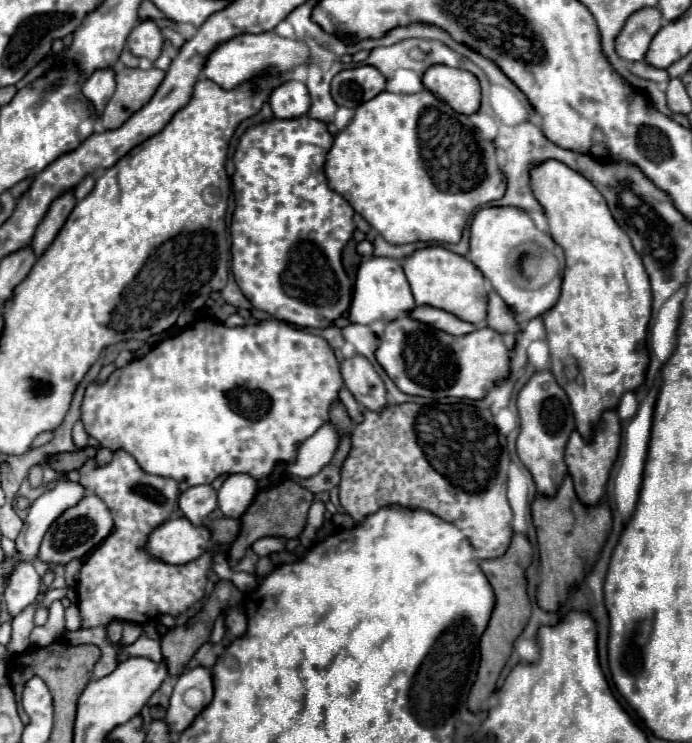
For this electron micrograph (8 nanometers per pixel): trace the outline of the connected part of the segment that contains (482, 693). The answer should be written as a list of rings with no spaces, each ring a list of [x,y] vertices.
[[[514,534],[504,556],[480,562],[480,570],[484,572],[484,576],[488,578],[488,582],[496,594],[496,606],[494,606],[490,622],[480,638],[480,666],[478,666],[476,680],[470,688],[468,700],[466,700],[466,706],[472,712],[478,712],[480,704],[494,692],[498,674],[510,656],[512,642],[524,630],[524,626],[530,618],[530,600],[526,594],[526,576],[524,576],[524,570],[530,564],[530,560],[532,560],[532,546],[530,546],[528,538],[524,534]]]

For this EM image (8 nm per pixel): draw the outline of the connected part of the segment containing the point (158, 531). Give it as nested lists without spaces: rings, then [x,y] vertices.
[[[172,518],[150,532],[144,550],[166,564],[188,564],[202,556],[208,546],[208,528],[194,526],[186,518]]]

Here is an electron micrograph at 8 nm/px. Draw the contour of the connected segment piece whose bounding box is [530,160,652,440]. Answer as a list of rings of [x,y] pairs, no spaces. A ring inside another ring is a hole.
[[[546,160],[530,168],[530,188],[544,208],[552,240],[564,250],[566,256],[562,294],[554,308],[550,308],[542,316],[546,326],[546,340],[550,346],[552,374],[556,376],[556,380],[562,380],[564,390],[570,398],[570,406],[576,418],[576,430],[586,440],[590,440],[602,412],[608,408],[616,408],[624,390],[634,390],[644,382],[649,364],[646,334],[652,316],[650,282],[640,256],[634,252],[626,232],[612,218],[604,196],[580,172],[568,168],[558,160]],[[566,356],[571,356],[571,363],[578,367],[577,382],[568,380],[564,374]]]

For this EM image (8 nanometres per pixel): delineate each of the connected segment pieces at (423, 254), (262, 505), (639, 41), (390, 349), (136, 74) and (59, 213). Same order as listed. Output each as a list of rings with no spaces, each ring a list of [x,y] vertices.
[[[426,246],[414,250],[402,260],[404,274],[412,288],[416,306],[434,306],[446,310],[460,320],[482,324],[486,318],[486,292],[490,290],[488,280],[474,268],[474,264],[442,246]]]
[[[284,478],[282,484],[268,488],[264,492],[260,492],[252,506],[244,512],[244,516],[240,518],[242,522],[242,530],[238,534],[238,540],[234,540],[234,544],[228,548],[228,564],[230,568],[234,568],[246,554],[246,550],[260,538],[264,536],[284,536],[284,538],[298,538],[306,526],[306,514],[310,504],[314,502],[314,494],[306,488],[302,488],[296,480],[292,478]]]
[[[642,8],[642,12],[636,12],[626,22],[626,28],[620,32],[616,40],[616,52],[624,60],[638,62],[646,58],[648,46],[654,38],[654,34],[662,26],[662,14],[658,8]]]
[[[410,316],[386,324],[382,342],[376,348],[376,360],[404,394],[430,398],[456,396],[480,400],[498,380],[502,380],[502,376],[506,376],[506,368],[510,368],[508,348],[504,346],[500,332],[478,328],[466,336],[450,336],[428,324],[420,324]]]
[[[116,66],[116,90],[102,114],[102,126],[106,130],[120,128],[138,108],[142,108],[162,82],[164,72],[158,68],[140,70]]]
[[[72,190],[66,192],[66,194],[62,194],[60,198],[56,198],[56,200],[52,202],[50,210],[46,212],[44,220],[38,224],[36,234],[34,234],[32,242],[30,242],[30,250],[32,250],[36,256],[42,256],[42,254],[46,252],[46,248],[54,242],[56,234],[60,232],[60,228],[64,226],[66,218],[70,216],[74,204],[76,204],[76,200],[74,200],[74,196],[72,196]]]

